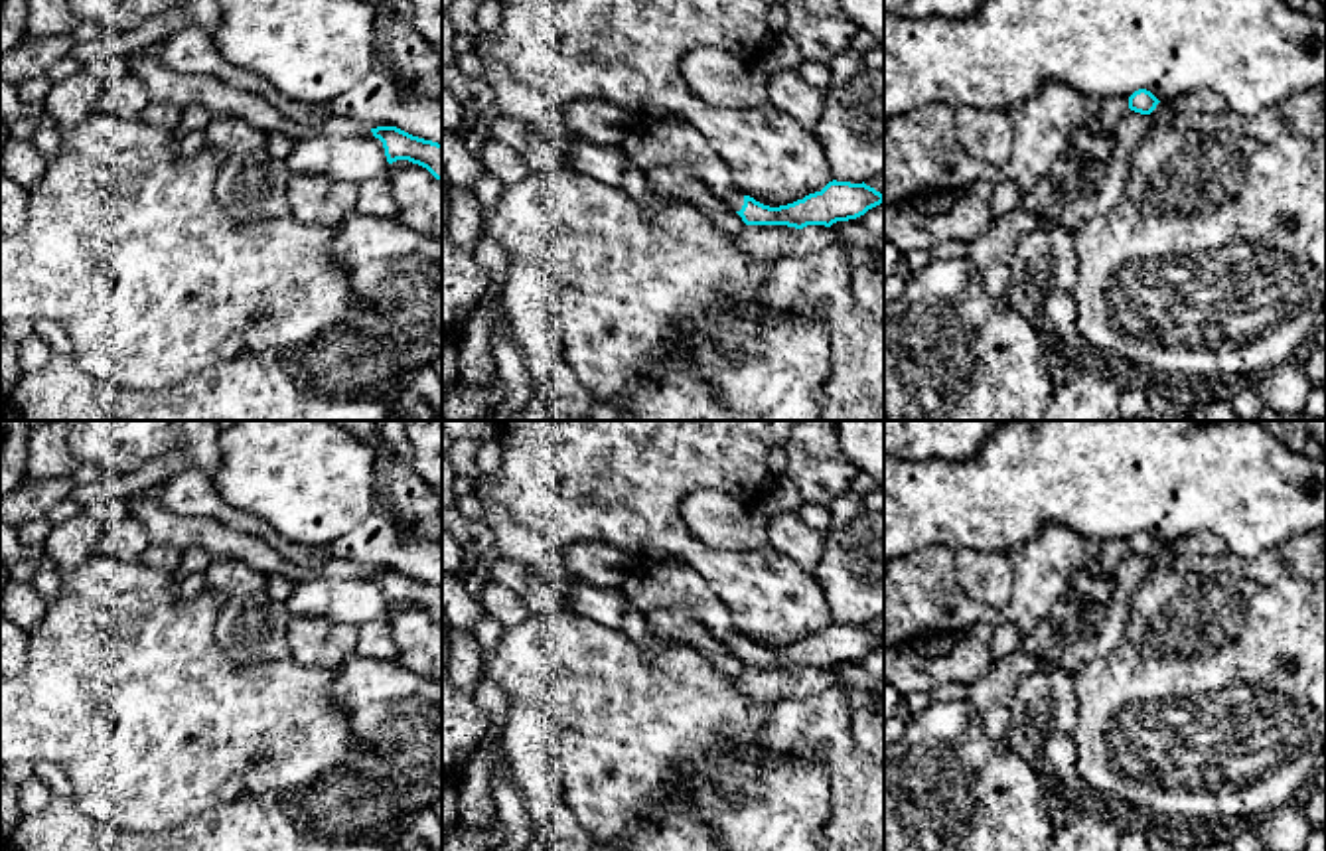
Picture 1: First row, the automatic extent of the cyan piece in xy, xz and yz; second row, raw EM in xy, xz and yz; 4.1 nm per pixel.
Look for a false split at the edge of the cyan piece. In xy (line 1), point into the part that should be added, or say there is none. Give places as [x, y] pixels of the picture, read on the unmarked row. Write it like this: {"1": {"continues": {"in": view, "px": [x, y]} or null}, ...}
{"1": {"continues": null}}

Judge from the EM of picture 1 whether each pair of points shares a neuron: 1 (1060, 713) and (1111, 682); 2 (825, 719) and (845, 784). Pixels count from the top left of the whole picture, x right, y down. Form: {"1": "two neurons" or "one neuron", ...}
{"1": "two neurons", "2": "one neuron"}

